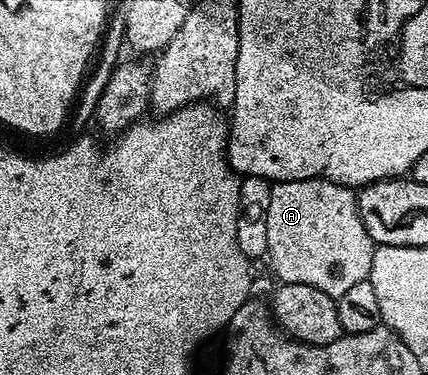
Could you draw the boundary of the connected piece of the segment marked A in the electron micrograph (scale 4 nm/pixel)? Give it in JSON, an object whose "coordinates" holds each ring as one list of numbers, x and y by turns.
{"coordinates":[[320,178,280,180,269,188,264,238,270,264,281,283,315,286,336,298,349,287,356,286,357,282,369,279,376,245,362,224,353,189]]}

